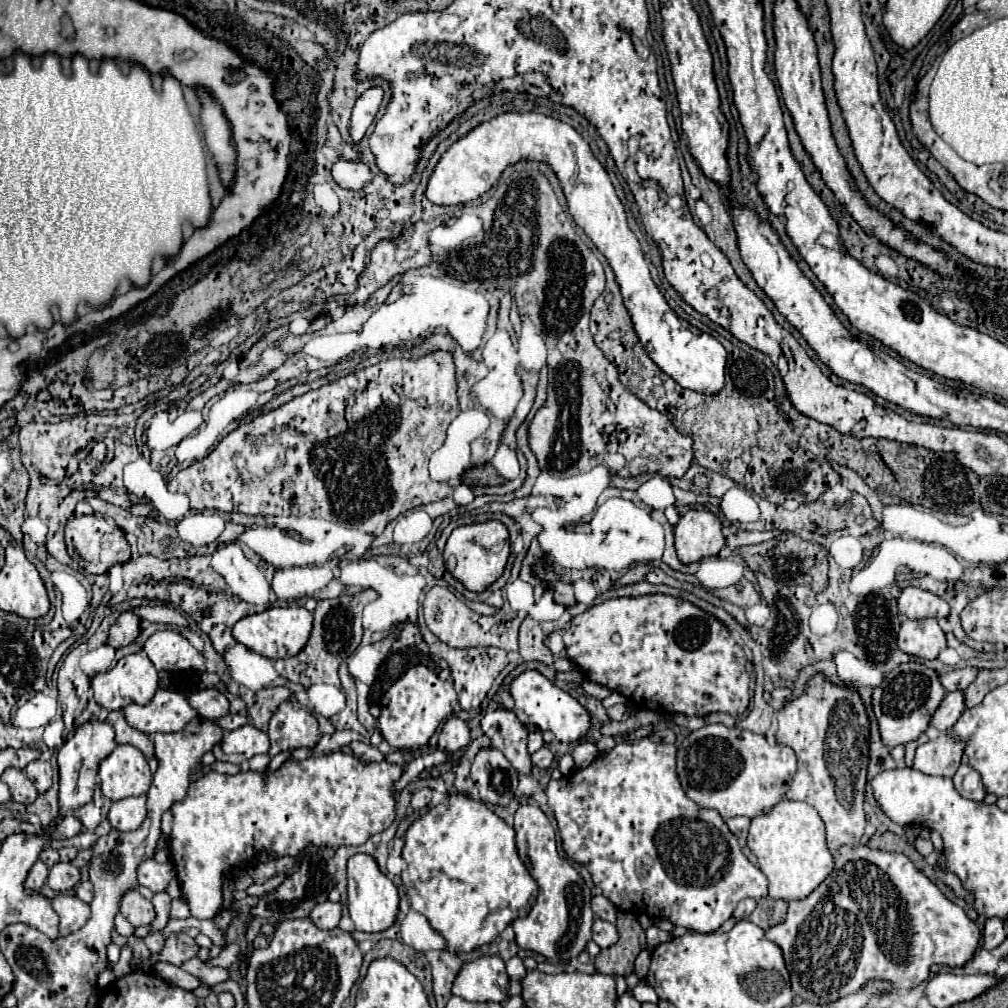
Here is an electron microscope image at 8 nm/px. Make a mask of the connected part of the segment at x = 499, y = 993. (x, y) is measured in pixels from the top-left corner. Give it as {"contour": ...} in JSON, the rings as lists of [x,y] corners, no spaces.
{"contour":[[[480,957],[466,963],[456,975],[452,993],[468,1001],[506,1001],[510,977],[500,957]]]}

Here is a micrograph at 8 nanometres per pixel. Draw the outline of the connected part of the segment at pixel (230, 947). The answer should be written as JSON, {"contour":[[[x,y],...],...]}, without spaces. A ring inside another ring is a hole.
{"contour":[[[228,943],[224,947],[224,951],[216,959],[206,961],[206,965],[212,965],[212,967],[230,967],[232,963],[238,961],[238,951],[240,951],[240,947],[236,943]]]}

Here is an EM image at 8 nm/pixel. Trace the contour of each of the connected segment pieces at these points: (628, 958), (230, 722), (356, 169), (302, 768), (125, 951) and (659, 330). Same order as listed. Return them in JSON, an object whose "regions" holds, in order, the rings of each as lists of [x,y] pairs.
{"regions":[[[[618,911],[618,943],[602,949],[600,955],[594,959],[594,967],[606,975],[630,975],[634,971],[636,955],[646,947],[644,943],[644,929],[636,921],[636,917],[628,911]]],[[[224,715],[224,717],[220,717],[220,719],[216,721],[216,725],[218,725],[220,729],[224,729],[224,731],[238,729],[238,727],[242,727],[244,723],[246,723],[246,717],[242,717],[242,715]]],[[[358,155],[352,159],[352,161],[338,161],[334,163],[332,167],[332,177],[336,179],[336,183],[340,187],[346,187],[346,189],[360,189],[362,183],[370,181],[372,179],[372,173],[368,171],[366,165],[358,163]]],[[[330,753],[330,755],[322,755],[322,757],[308,757],[304,761],[286,761],[282,765],[282,769],[274,771],[272,775],[264,775],[264,773],[254,773],[254,771],[244,771],[238,775],[222,775],[216,771],[208,771],[204,773],[198,781],[192,783],[192,787],[188,789],[188,795],[184,799],[184,803],[176,803],[176,807],[172,807],[172,815],[174,815],[174,827],[172,827],[172,835],[170,835],[170,857],[174,861],[174,867],[178,871],[178,881],[182,885],[182,899],[186,901],[186,905],[190,907],[190,915],[196,919],[212,919],[214,915],[220,913],[222,909],[222,875],[228,873],[230,869],[240,869],[248,863],[254,861],[254,857],[262,851],[266,853],[274,853],[276,857],[284,857],[284,855],[298,855],[308,843],[314,845],[324,845],[324,847],[340,847],[340,845],[362,845],[366,843],[372,835],[382,833],[384,829],[388,829],[396,817],[396,791],[394,791],[394,783],[402,777],[404,769],[400,765],[388,763],[386,759],[380,763],[362,763],[358,757],[350,755],[350,753]]],[[[122,947],[122,955],[120,955],[120,961],[112,967],[112,971],[114,971],[114,977],[124,977],[124,975],[128,975],[130,971],[132,971],[132,967],[130,967],[130,957],[132,957],[132,951],[128,949],[128,947]]],[[[504,113],[504,115],[498,115],[498,117],[490,119],[488,123],[482,123],[478,127],[474,127],[466,137],[456,141],[442,155],[440,163],[436,165],[436,169],[434,169],[434,173],[430,177],[426,197],[432,203],[438,203],[438,205],[462,205],[462,203],[476,201],[486,191],[490,191],[490,187],[500,179],[500,175],[504,173],[504,169],[508,165],[514,165],[514,163],[520,163],[520,161],[542,161],[542,163],[550,165],[552,171],[556,173],[556,177],[560,181],[560,187],[562,187],[562,191],[566,195],[568,211],[570,211],[572,219],[576,221],[576,225],[580,229],[584,229],[584,233],[590,237],[590,241],[598,247],[598,251],[610,263],[610,267],[612,267],[612,271],[616,275],[616,281],[620,285],[624,305],[626,305],[626,309],[630,313],[630,319],[634,323],[634,331],[636,331],[644,351],[650,355],[650,359],[668,377],[672,377],[680,387],[692,389],[692,391],[698,391],[698,393],[704,393],[704,395],[718,393],[724,387],[726,349],[712,335],[702,333],[700,329],[692,327],[684,319],[678,319],[678,315],[670,309],[666,299],[660,295],[658,287],[654,285],[654,281],[650,277],[650,269],[648,269],[648,263],[644,261],[642,247],[640,247],[636,235],[628,229],[626,211],[624,211],[622,201],[618,199],[618,195],[614,191],[614,185],[612,185],[608,173],[604,171],[600,161],[592,155],[590,145],[570,125],[566,125],[566,123],[562,123],[562,121],[554,119],[554,117],[540,115],[540,113]]]]}

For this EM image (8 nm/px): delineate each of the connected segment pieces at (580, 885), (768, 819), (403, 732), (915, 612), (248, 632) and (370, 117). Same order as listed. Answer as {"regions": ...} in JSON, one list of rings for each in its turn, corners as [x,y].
{"regions":[[[[524,803],[518,807],[514,815],[514,831],[520,859],[526,863],[530,875],[540,887],[530,915],[512,923],[516,943],[518,947],[540,953],[554,963],[568,963],[570,959],[578,957],[592,939],[594,913],[590,909],[590,887],[582,881],[580,873],[558,853],[554,827],[538,805]]],[[[782,799],[768,815],[754,817],[748,833],[748,847],[756,855],[760,871],[768,877],[768,891],[772,899],[804,899],[834,869],[832,853],[826,847],[824,821],[808,803]]],[[[416,665],[408,669],[382,697],[380,709],[382,715],[378,719],[380,731],[384,739],[394,749],[420,749],[428,743],[428,739],[434,735],[438,725],[454,711],[458,703],[454,685],[450,679],[440,679],[434,671],[430,671],[424,665]]],[[[906,587],[898,597],[898,611],[908,619],[930,619],[930,617],[940,619],[948,617],[950,607],[944,599],[936,597],[930,591],[918,587]]],[[[304,607],[266,609],[262,613],[246,615],[244,619],[240,619],[234,625],[232,635],[238,643],[242,643],[250,651],[256,651],[268,659],[288,659],[288,657],[298,655],[304,649],[304,645],[308,643],[308,637],[312,631],[312,621],[314,621],[312,613],[306,611]]],[[[370,87],[358,97],[354,111],[352,111],[352,121],[350,121],[350,137],[354,143],[358,143],[364,137],[366,129],[370,127],[370,123],[374,121],[380,109],[382,99],[384,99],[382,87]]]]}

